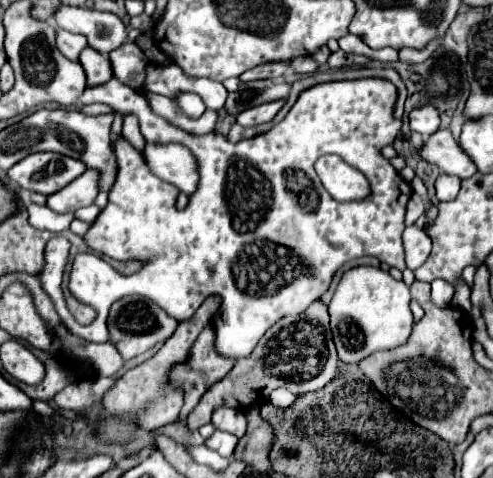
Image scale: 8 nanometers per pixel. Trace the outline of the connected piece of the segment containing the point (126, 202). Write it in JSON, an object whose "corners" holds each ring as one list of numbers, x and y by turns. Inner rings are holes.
{"corners":[[115,77,105,85,87,87,79,97,79,101,83,105,105,103,113,107,117,113,135,113,139,117,141,133,147,143,185,145,197,161,199,185,197,185,197,191,189,197,187,207,183,211,177,211,175,197,179,189,153,177,141,153,135,151,127,139,123,137,117,139,117,145,115,145,117,165,119,165,117,181,109,191,107,207,99,213,99,217,89,227,85,241,95,253,103,253,117,261,141,259,141,261,147,261,147,265,139,273,125,277,115,267,111,267,105,259,94,256,92,252,77,254,69,273,67,287,77,301,89,305,97,313,93,323,79,325,75,323,69,309,65,307,65,299,61,293,61,275,67,263,69,245,67,245,67,239,53,237,45,247,45,265,37,277,41,281,43,291,53,301,61,323,73,335,91,343,105,343,109,339,107,335,109,305,123,296,143,295,155,301,171,317,189,319,199,309,199,305,207,295,221,295,223,297,221,309,213,317,213,327,217,333,217,351,237,361,241,357,247,357,253,351,253,347,263,337,265,329,273,325,273,321,279,321,285,315,303,313,311,301,319,299,329,289,331,277,343,263,355,257,373,255,381,263,387,263,401,271,405,269,401,233,405,229,405,223,403,223,405,205,413,191,411,191,411,185,399,175,399,171,381,155,381,149,385,145,393,145,393,141,401,135,401,127,403,127,403,121,393,117,397,87,389,79,365,77,365,79,353,79,353,81,333,81,333,83,315,85,299,95,297,103,291,107,291,111,281,123,277,123,275,127,271,127,261,135,243,139,239,143,231,143,227,141,227,137,219,133,197,137,177,129,167,119,155,115,141,93,123,85],[329,153,339,155,343,161,347,161,367,177,371,185,371,195,365,201,339,203,327,191,323,191,323,185,313,165,321,155,329,155],[263,239,281,241,281,245,289,245,289,249,263,249]]}

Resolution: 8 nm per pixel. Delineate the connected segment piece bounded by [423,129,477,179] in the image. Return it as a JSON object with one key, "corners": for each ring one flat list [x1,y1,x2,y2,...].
{"corners":[[439,129,431,135,429,143,423,147,423,159,437,165,443,173,467,179,477,173,473,159,461,149,459,141,453,139,449,129]]}

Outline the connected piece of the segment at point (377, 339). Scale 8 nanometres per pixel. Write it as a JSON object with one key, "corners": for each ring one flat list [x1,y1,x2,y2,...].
{"corners":[[353,267,343,273,329,303,331,333,343,363,359,363,375,351,393,349,407,341,413,325,409,287,379,267]]}

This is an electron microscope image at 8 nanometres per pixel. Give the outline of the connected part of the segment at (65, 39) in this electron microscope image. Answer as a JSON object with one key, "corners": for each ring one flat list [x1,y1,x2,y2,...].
{"corners":[[57,29,57,49,71,61,79,59,79,53,87,47,87,39,83,35,75,35,63,29]]}

